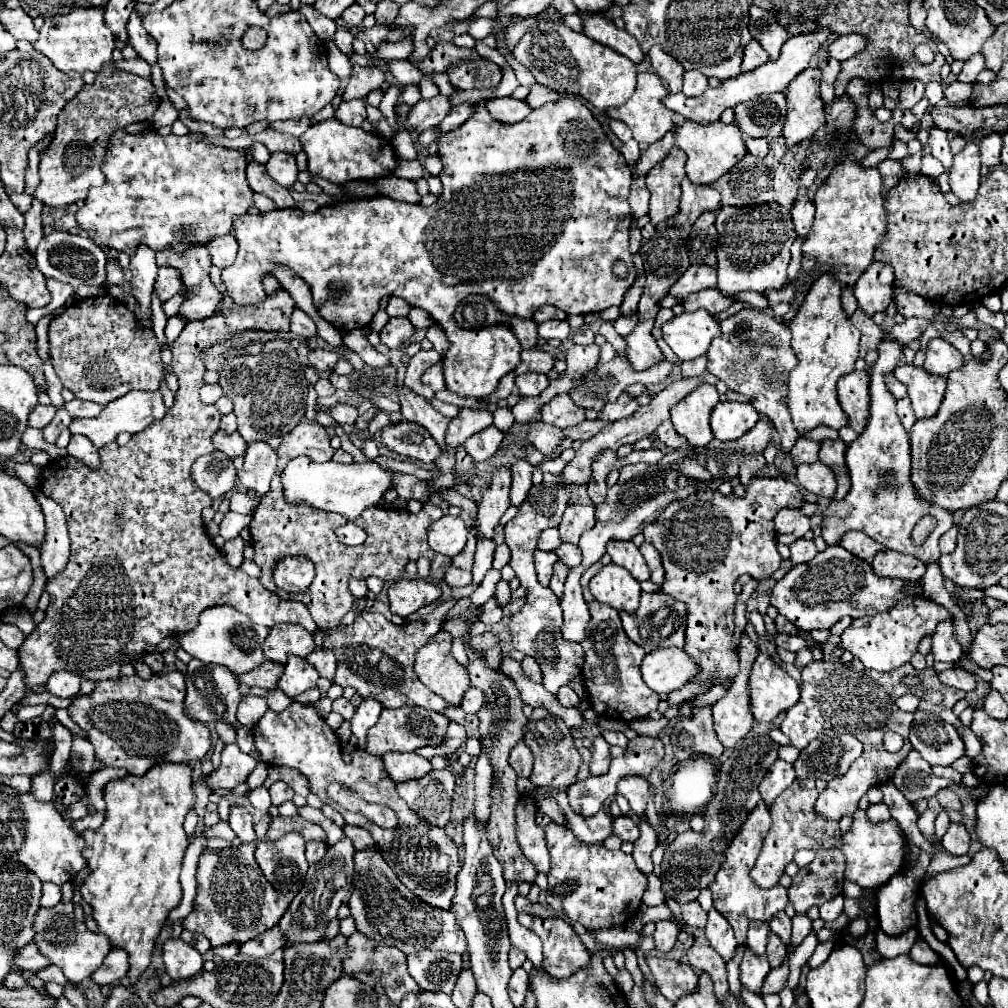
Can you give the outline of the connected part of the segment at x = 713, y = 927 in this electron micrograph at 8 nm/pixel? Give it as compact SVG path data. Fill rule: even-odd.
M715 908L709 910L709 920L707 920L707 926L705 926L705 936L707 936L709 944L725 960L729 960L733 956L733 952L737 948L737 942L735 942L733 930L731 930L731 924Z

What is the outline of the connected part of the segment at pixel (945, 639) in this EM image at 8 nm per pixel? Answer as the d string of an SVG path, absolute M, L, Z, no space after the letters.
M943 620L937 624L933 634L933 656L941 662L955 662L963 656L963 650L955 638L955 624L953 620Z

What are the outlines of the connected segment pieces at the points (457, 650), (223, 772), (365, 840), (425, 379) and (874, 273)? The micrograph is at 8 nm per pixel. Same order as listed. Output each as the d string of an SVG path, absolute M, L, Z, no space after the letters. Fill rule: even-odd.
M454 638L452 644L453 657L463 666L467 667L469 663L468 656L464 650L463 640Z
M225 746L221 752L221 764L217 770L205 776L205 786L213 792L219 790L233 790L241 782L247 780L247 776L257 766L257 760L245 752L239 750L239 746Z
M345 826L343 832L355 842L355 850L365 850L365 848L375 848L375 842L371 838L371 834L363 828L357 826Z
M441 362L439 364L433 364L423 376L421 376L421 382L425 386L429 386L433 392L439 392L439 390L445 390L445 382L443 382L443 368L441 368Z
M873 262L865 270L865 274L857 280L853 290L859 308L869 316L887 310L893 298L893 282L895 282L893 266L883 262Z

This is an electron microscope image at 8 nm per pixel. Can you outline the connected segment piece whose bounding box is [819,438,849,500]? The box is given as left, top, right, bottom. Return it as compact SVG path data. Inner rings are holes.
M841 438L837 440L823 440L821 450L819 450L819 462L829 466L835 474L837 480L837 490L833 494L833 500L839 500L847 494L849 490L849 478L847 478L847 466L845 466L845 442Z

